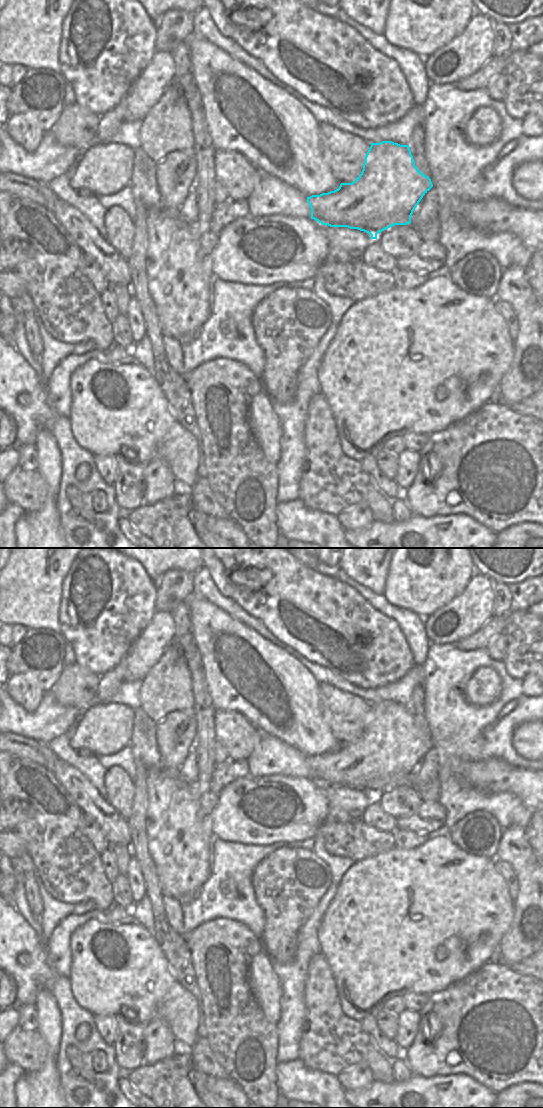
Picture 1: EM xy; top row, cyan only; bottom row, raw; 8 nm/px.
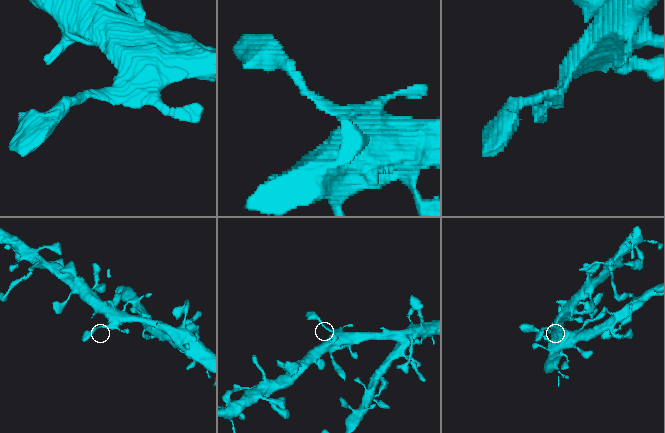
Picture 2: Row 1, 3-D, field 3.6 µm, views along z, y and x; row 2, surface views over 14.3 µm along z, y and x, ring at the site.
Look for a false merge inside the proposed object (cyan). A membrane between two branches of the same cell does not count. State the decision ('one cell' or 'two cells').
two cells

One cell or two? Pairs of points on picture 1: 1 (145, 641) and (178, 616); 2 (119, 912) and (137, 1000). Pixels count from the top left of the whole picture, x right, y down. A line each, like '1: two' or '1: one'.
1: two
2: two

